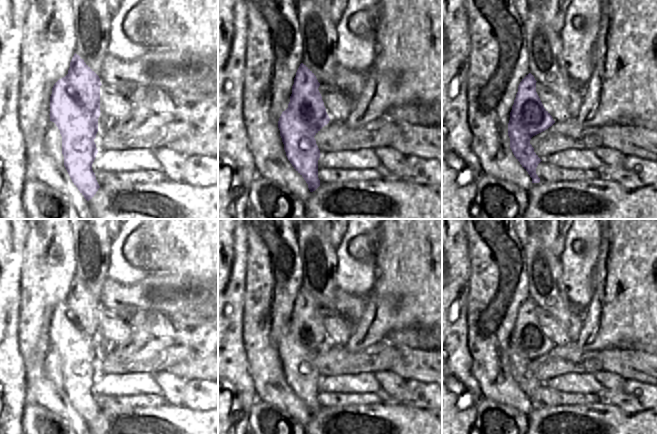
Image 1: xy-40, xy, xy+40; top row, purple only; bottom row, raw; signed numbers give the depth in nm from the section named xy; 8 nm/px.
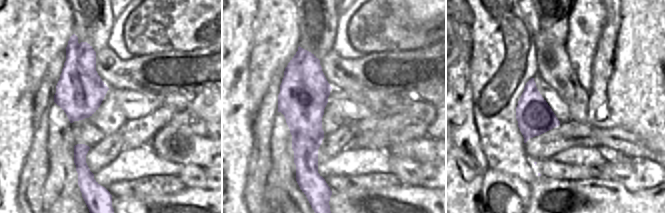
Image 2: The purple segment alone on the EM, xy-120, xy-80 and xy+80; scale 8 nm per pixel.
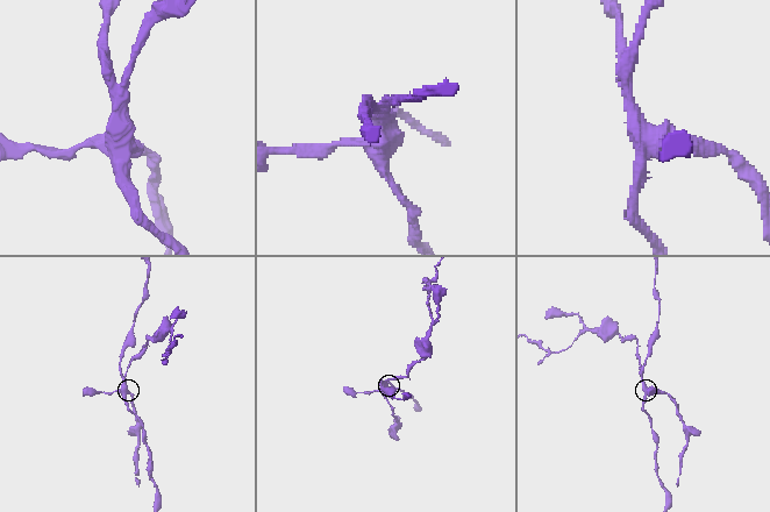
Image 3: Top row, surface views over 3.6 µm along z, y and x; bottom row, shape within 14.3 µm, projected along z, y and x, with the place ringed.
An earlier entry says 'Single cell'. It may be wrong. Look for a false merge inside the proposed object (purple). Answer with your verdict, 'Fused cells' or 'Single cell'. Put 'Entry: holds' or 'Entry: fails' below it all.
Fused cells
Entry: fails

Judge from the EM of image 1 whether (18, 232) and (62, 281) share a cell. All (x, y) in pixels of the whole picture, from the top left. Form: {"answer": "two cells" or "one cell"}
{"answer": "two cells"}

